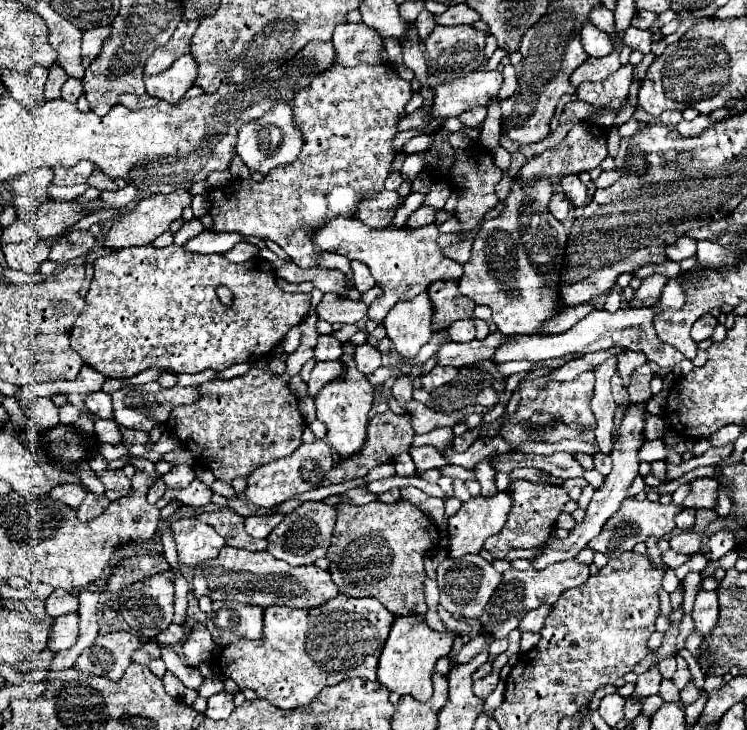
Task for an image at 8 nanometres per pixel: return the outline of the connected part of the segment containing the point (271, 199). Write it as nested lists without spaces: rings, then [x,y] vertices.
[[[360,64],[356,68],[332,66],[324,74],[318,74],[310,86],[302,88],[294,96],[294,122],[304,138],[304,146],[296,162],[288,166],[278,166],[272,174],[266,174],[262,182],[252,178],[232,180],[224,188],[214,188],[208,192],[212,232],[240,232],[244,236],[256,236],[262,240],[276,242],[292,260],[302,268],[310,266],[328,266],[338,268],[346,274],[348,284],[352,282],[350,260],[338,254],[320,252],[312,244],[312,232],[316,226],[336,218],[352,218],[358,206],[358,198],[364,194],[376,194],[384,190],[384,180],[390,174],[390,164],[396,156],[392,138],[398,132],[398,116],[404,112],[408,100],[412,98],[410,82],[398,76],[398,70],[392,64]]]

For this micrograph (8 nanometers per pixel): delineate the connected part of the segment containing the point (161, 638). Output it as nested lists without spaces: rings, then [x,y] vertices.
[[[170,624],[166,630],[162,630],[158,636],[156,636],[156,642],[158,644],[178,644],[184,640],[184,628],[178,626],[178,624]]]

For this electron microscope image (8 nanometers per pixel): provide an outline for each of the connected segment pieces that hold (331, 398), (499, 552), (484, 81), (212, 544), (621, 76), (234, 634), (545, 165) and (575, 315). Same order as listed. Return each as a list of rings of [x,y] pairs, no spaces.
[[[344,342],[344,354],[342,354],[340,362],[344,362],[344,366],[348,366],[348,370],[344,370],[344,374],[340,374],[340,378],[334,378],[332,382],[328,382],[328,386],[324,386],[324,390],[320,390],[320,394],[314,396],[314,404],[316,404],[318,420],[328,426],[328,434],[326,434],[328,444],[338,450],[340,458],[348,458],[348,456],[356,454],[366,440],[368,412],[370,412],[374,400],[372,400],[372,384],[368,382],[368,378],[362,372],[358,372],[358,368],[354,364],[354,344],[352,342]]]
[[[514,480],[508,486],[508,494],[512,496],[512,508],[508,512],[508,520],[500,534],[490,536],[484,544],[494,558],[504,558],[508,550],[512,548],[538,548],[544,544],[544,540],[550,536],[550,530],[556,524],[556,518],[560,516],[564,504],[570,500],[568,492],[560,486],[550,486],[550,484],[534,484],[528,480]]]
[[[470,72],[452,82],[434,88],[434,102],[430,108],[432,118],[460,116],[472,106],[488,106],[498,96],[502,86],[500,72]]]
[[[182,518],[172,524],[174,540],[178,546],[178,560],[184,566],[196,566],[202,560],[216,558],[220,548],[226,544],[224,538],[200,520]]]
[[[626,64],[602,82],[580,84],[576,90],[576,96],[580,96],[580,100],[584,100],[596,108],[618,112],[628,98],[630,84],[632,84],[632,66]]]
[[[214,602],[206,628],[218,646],[228,646],[242,638],[260,640],[264,626],[262,618],[264,608],[260,606],[248,606],[240,602]]]
[[[588,122],[572,126],[572,130],[568,132],[568,136],[558,146],[554,146],[554,148],[546,150],[544,154],[534,156],[532,160],[528,160],[522,166],[518,178],[524,184],[530,182],[530,180],[534,180],[534,178],[548,178],[552,182],[558,182],[566,174],[580,174],[580,172],[588,172],[592,168],[598,168],[600,162],[608,156],[608,152],[606,152],[606,140],[608,140],[608,134],[606,134],[606,130],[602,126],[588,124]]]
[[[580,304],[580,306],[568,306],[552,318],[552,322],[544,322],[544,330],[538,330],[536,334],[562,334],[564,330],[570,330],[576,322],[580,322],[584,316],[588,316],[594,310],[594,304]]]

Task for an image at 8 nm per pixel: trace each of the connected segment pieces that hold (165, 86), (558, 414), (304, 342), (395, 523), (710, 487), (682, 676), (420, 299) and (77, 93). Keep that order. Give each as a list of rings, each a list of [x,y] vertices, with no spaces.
[[[186,54],[178,58],[168,70],[154,76],[144,76],[146,92],[170,104],[178,104],[182,96],[192,88],[196,72],[198,72],[196,60],[192,58],[192,54]]]
[[[584,372],[580,376],[576,376],[570,382],[548,382],[546,376],[536,378],[532,382],[522,382],[520,384],[520,402],[516,412],[510,416],[510,420],[500,428],[500,436],[504,440],[508,440],[512,446],[518,446],[520,442],[530,442],[530,426],[526,424],[532,414],[550,414],[550,418],[554,422],[562,422],[570,428],[574,428],[576,432],[584,432],[584,430],[594,430],[596,428],[596,418],[592,414],[590,408],[590,400],[594,394],[594,372]]]
[[[310,308],[308,318],[300,324],[300,328],[302,328],[300,346],[296,352],[288,356],[287,369],[282,376],[272,374],[268,368],[260,370],[258,366],[254,366],[252,370],[248,370],[248,374],[232,378],[232,380],[204,382],[200,386],[202,398],[198,402],[194,402],[190,406],[176,406],[172,410],[170,420],[168,420],[170,432],[174,432],[180,438],[182,446],[186,450],[190,450],[194,454],[194,458],[198,460],[198,464],[208,468],[216,476],[216,480],[222,480],[222,482],[232,482],[234,478],[246,480],[256,466],[264,466],[272,460],[284,458],[302,444],[302,432],[306,428],[306,422],[298,410],[298,398],[288,388],[291,379],[288,373],[298,374],[302,370],[302,366],[314,358],[314,346],[316,346],[316,338],[318,338],[316,320],[318,320],[316,310]]]
[[[374,500],[364,506],[338,504],[336,510],[338,510],[336,528],[334,528],[332,544],[328,548],[326,558],[330,560],[328,572],[332,574],[332,582],[338,586],[338,590],[346,596],[376,598],[396,616],[408,616],[408,614],[426,616],[428,608],[426,608],[424,590],[422,590],[426,580],[424,556],[432,546],[438,544],[438,530],[432,524],[432,520],[408,500],[398,500],[394,504],[384,504],[380,500]]]
[[[696,478],[690,482],[690,492],[684,498],[684,506],[688,508],[716,508],[716,496],[718,496],[718,482],[712,478]]]
[[[676,656],[676,660],[678,660],[678,670],[674,672],[672,682],[676,684],[678,690],[684,690],[688,686],[688,682],[692,680],[692,676],[690,676],[690,670],[688,670],[688,664],[684,662],[684,658],[682,656]]]
[[[428,292],[416,296],[412,302],[398,302],[384,318],[384,328],[394,348],[404,358],[416,358],[418,350],[432,338],[434,306]]]
[[[68,78],[64,88],[62,88],[62,100],[66,102],[76,102],[80,96],[82,96],[84,88],[82,88],[82,82],[76,80],[76,78]]]

